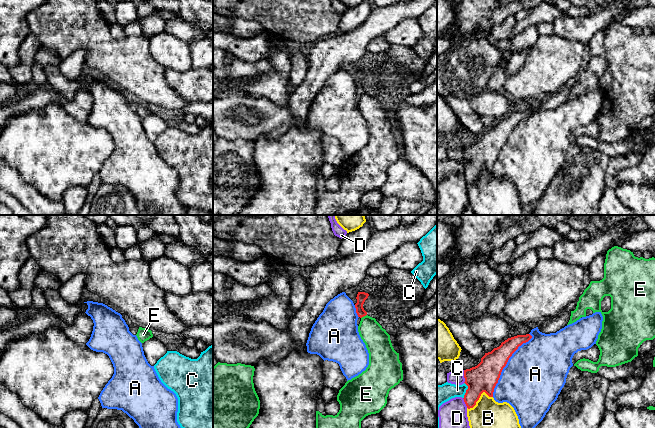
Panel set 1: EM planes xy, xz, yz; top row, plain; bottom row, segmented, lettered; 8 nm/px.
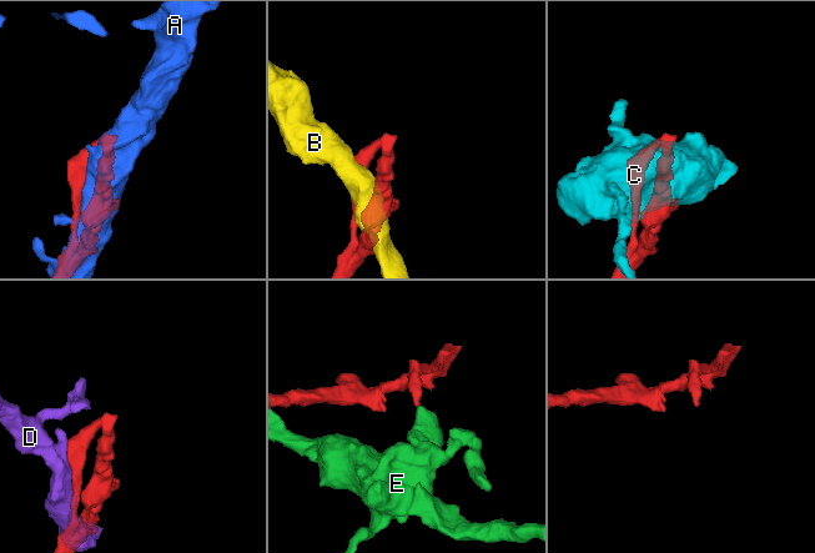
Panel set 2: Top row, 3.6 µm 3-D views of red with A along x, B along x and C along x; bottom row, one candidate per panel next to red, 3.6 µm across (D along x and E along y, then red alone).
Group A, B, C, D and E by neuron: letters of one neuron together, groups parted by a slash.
A / B / C / D / E

